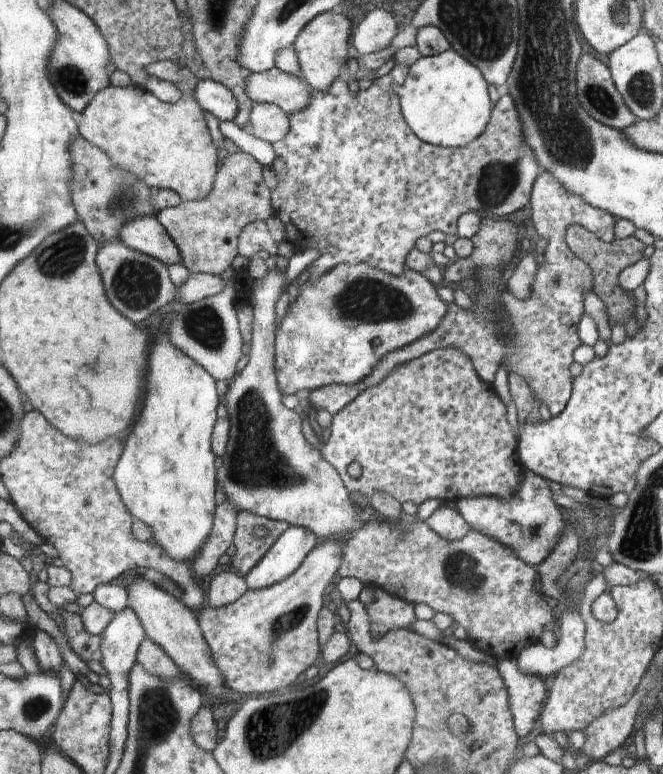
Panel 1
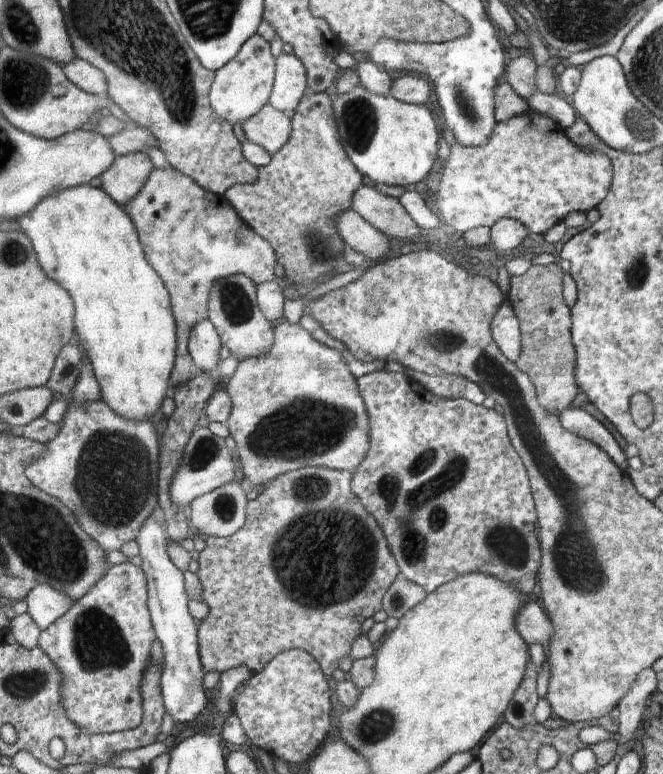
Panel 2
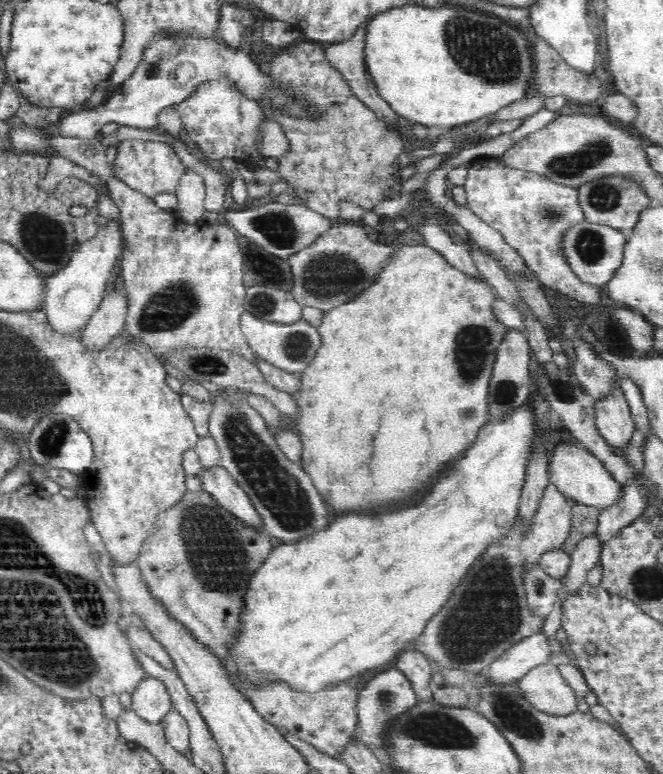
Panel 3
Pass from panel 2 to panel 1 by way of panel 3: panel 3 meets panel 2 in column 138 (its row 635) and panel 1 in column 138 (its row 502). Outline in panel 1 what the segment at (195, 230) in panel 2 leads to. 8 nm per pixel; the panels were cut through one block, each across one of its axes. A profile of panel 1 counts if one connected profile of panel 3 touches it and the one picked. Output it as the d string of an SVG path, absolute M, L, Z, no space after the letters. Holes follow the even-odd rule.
M80 138L73 145L75 180L72 184L75 205L81 220L102 244L122 241L123 228L140 217L158 217L153 193L155 188L134 171L118 166L111 156L89 140Z

